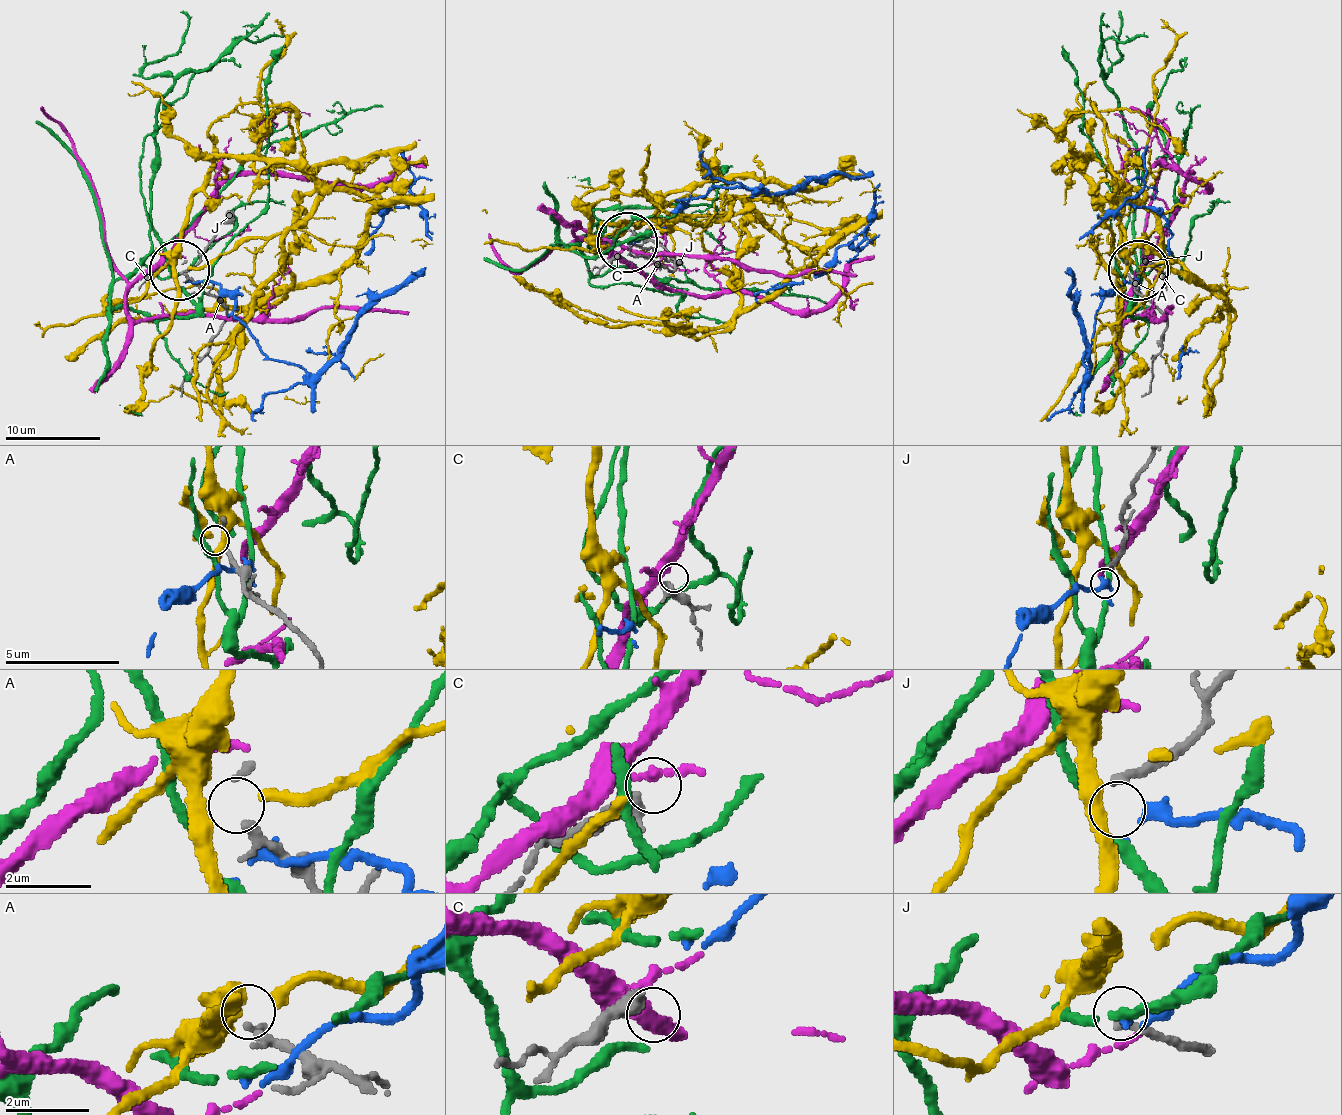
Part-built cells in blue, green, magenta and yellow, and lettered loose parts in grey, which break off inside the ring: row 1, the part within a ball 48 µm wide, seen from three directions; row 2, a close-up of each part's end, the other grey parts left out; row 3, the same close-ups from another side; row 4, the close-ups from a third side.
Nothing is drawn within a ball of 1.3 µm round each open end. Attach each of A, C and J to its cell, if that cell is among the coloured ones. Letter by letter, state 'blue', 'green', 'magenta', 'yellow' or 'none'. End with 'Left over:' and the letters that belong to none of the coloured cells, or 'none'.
A: yellow
C: none
J: blue
Left over: C

